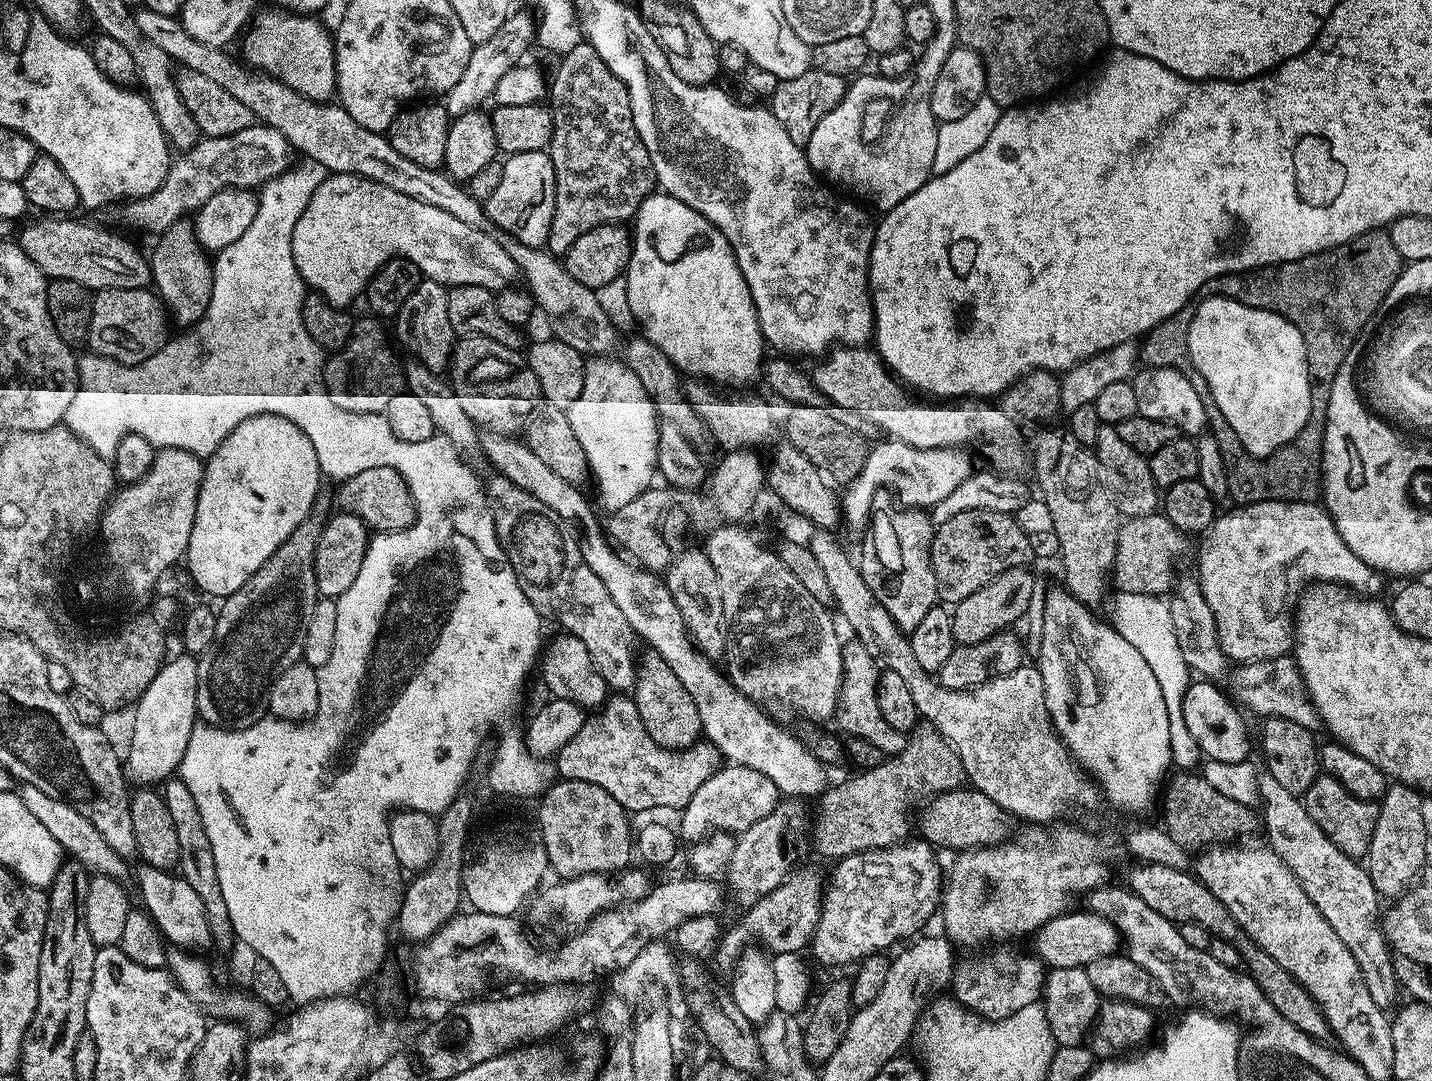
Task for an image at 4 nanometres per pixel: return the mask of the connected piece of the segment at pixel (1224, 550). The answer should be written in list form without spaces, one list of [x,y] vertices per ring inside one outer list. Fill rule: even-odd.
[[[1275,498],[1270,499],[1268,501],[1258,501],[1256,503],[1245,503],[1243,506],[1233,507],[1233,512],[1228,512],[1225,514],[1217,515],[1216,520],[1213,522],[1212,527],[1208,529],[1207,532],[1203,533],[1202,539],[1204,540],[1200,544],[1200,557],[1196,560],[1196,568],[1195,571],[1198,573],[1198,579],[1200,581],[1200,589],[1202,590],[1202,594],[1206,598],[1206,602],[1210,604],[1210,610],[1214,614],[1214,622],[1216,623],[1216,629],[1218,630],[1218,642],[1222,646],[1222,650],[1224,651],[1224,655],[1228,657],[1229,661],[1232,662],[1247,662],[1250,660],[1269,660],[1270,658],[1274,658],[1275,656],[1283,656],[1285,653],[1289,651],[1290,645],[1294,640],[1294,616],[1290,611],[1288,612],[1288,595],[1292,595],[1292,598],[1299,597],[1300,593],[1304,591],[1306,587],[1306,582],[1315,581],[1317,578],[1323,578],[1325,581],[1334,583],[1334,584],[1342,584],[1346,588],[1351,588],[1353,593],[1356,594],[1376,594],[1376,592],[1380,588],[1380,580],[1382,580],[1381,573],[1377,572],[1376,569],[1371,568],[1369,564],[1366,562],[1362,562],[1362,558],[1358,558],[1358,554],[1354,554],[1354,550],[1350,550],[1350,546],[1346,546],[1346,542],[1342,542],[1342,538],[1338,534],[1338,530],[1334,526],[1334,522],[1332,521],[1332,517],[1328,515],[1327,511],[1319,503],[1316,504],[1308,504],[1312,502],[1305,502],[1300,498],[1291,498],[1291,499],[1281,499]]]

